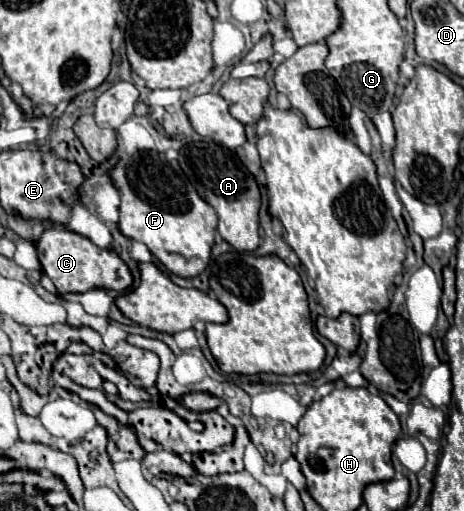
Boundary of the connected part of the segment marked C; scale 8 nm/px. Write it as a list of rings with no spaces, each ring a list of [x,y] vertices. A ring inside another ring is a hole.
[[[49,228],[43,232],[43,236],[35,242],[37,254],[43,266],[43,272],[51,278],[55,284],[57,292],[63,296],[67,292],[87,292],[93,288],[103,288],[103,290],[125,290],[133,284],[133,276],[127,268],[127,264],[113,252],[113,250],[103,250],[95,246],[89,238],[71,232],[67,228]]]

